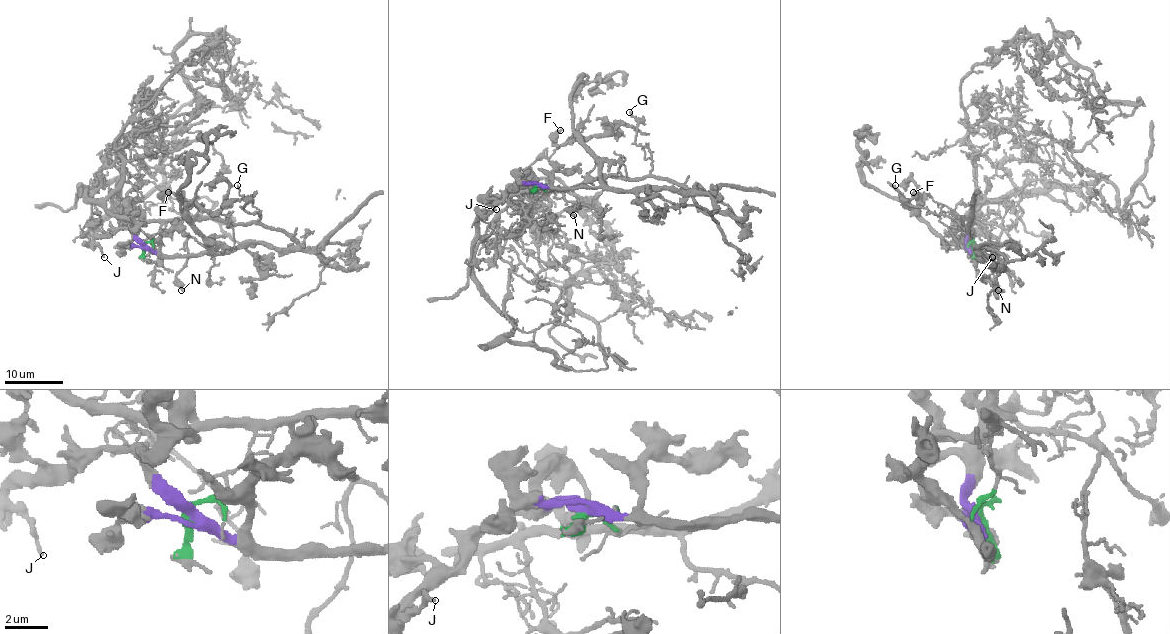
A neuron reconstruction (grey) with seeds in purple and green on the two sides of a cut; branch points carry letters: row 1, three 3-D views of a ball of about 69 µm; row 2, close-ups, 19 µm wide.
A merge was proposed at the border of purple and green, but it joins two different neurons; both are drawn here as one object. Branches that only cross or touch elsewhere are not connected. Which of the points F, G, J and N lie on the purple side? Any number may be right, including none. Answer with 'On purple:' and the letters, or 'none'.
On purple: F, J

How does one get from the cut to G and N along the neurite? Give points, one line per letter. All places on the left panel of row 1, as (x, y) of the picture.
G: (144, 245), (160, 227), (173, 219), (251, 224), (260, 218), (243, 208), (246, 202), (237, 184)
N: (144, 245), (166, 222), (185, 234), (188, 260), (176, 276), (176, 285), (182, 290)

